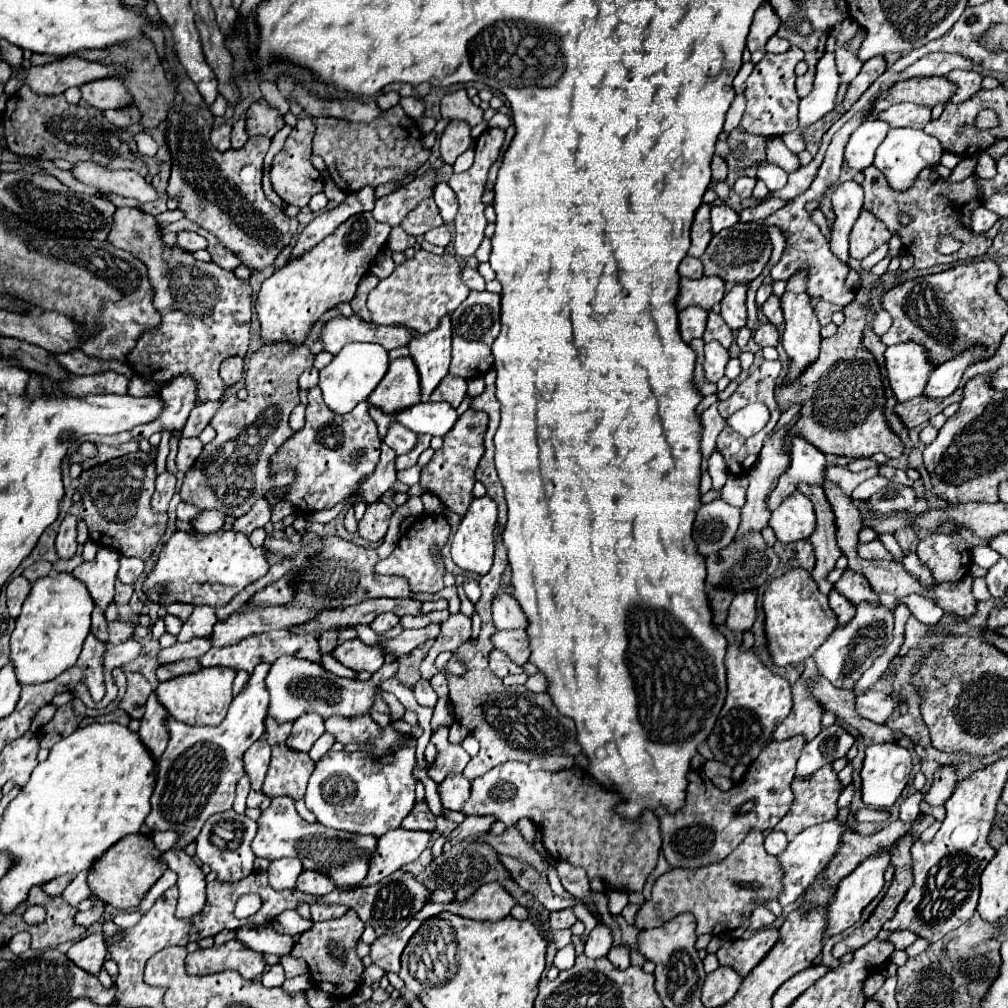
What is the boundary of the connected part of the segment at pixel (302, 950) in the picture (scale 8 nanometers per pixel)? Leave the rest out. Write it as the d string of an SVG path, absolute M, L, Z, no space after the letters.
M349 909L343 917L339 919L331 919L331 921L323 921L323 923L315 923L313 929L309 929L307 933L303 933L299 937L299 941L295 943L291 955L299 957L303 961L307 961L309 965L309 973L315 981L315 985L325 991L327 995L335 997L335 999L345 999L349 995L353 995L353 991L359 987L361 975L365 971L355 947L357 941L363 935L363 921L357 917L357 913L353 909Z

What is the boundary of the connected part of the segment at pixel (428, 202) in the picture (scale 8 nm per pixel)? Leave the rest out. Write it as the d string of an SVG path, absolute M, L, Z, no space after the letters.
M425 199L421 201L413 213L409 213L403 221L401 221L401 229L413 237L427 233L433 227L443 225L443 219L439 215L439 207L435 205L433 199Z

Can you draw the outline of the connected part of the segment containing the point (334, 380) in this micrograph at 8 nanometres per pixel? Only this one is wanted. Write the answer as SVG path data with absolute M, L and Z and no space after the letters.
M375 343L345 345L339 351L339 355L335 355L333 361L319 371L319 387L323 391L325 405L339 415L353 411L357 407L357 403L365 401L369 397L369 393L377 387L377 383L383 379L387 367L389 367L389 357L383 347L379 347Z

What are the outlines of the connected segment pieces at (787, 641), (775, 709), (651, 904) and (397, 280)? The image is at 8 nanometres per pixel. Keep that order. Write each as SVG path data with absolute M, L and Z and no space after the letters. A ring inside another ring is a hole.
M791 569L773 579L763 595L763 611L767 649L775 665L803 663L837 627L837 619L827 603L827 597L817 589L811 573L805 569Z
M741 643L729 645L725 655L727 699L707 741L713 759L731 767L753 763L753 759L757 759L757 755L769 745L771 733L789 715L793 705L791 685L785 679L775 677L751 651L741 653L739 645Z
M751 831L745 841L723 861L693 869L693 871L683 871L683 869L671 869L665 875L661 875L655 881L653 887L653 897L641 907L635 919L635 927L639 929L653 929L665 925L669 919L683 911L693 911L697 919L697 935L709 933L709 935L719 935L723 929L733 931L739 925L745 925L747 931L759 931L763 927L769 927L777 917L765 907L767 899L775 899L781 891L781 877L783 871L777 867L777 857L769 855L763 849L761 833ZM757 901L759 907L751 913L751 917L743 919L741 909L749 903Z
M425 249L415 251L411 259L397 265L387 279L369 291L367 309L371 311L371 323L401 325L419 333L433 331L433 327L437 327L445 315L451 315L469 295L469 287L461 281L461 269L459 257L453 253L435 255Z

